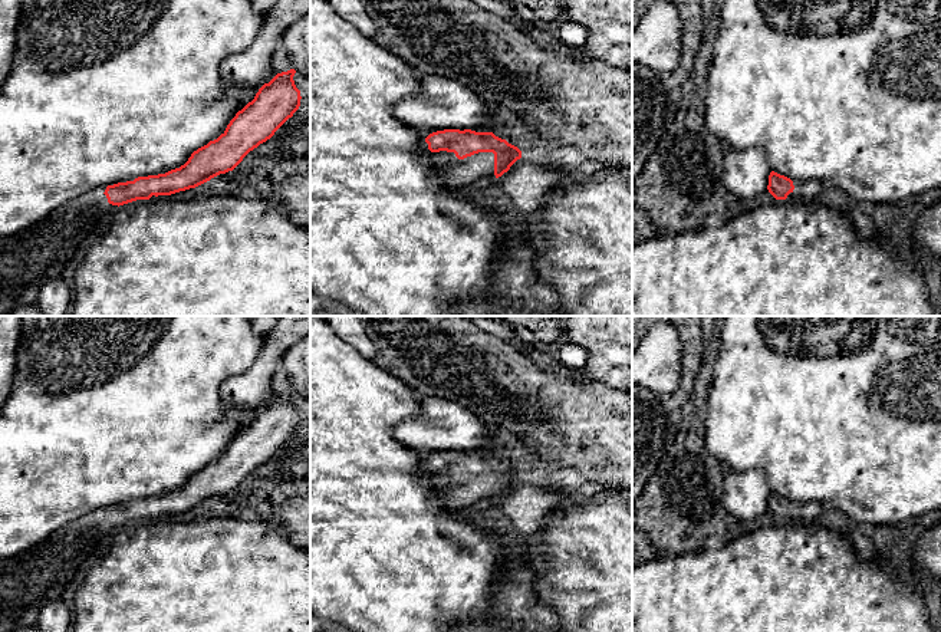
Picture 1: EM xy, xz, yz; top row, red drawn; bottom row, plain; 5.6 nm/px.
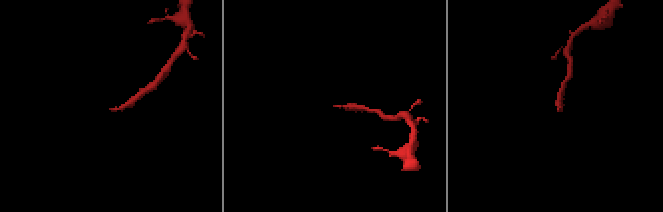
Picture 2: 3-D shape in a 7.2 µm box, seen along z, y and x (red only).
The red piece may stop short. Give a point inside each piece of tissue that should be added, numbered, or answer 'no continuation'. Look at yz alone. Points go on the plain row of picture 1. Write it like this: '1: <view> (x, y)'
1: yz (808, 513)

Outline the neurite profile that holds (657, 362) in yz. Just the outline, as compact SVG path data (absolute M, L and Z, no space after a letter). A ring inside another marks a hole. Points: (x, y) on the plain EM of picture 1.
M672 323L654 326L632 352L632 385L672 394L681 381L682 340Z

